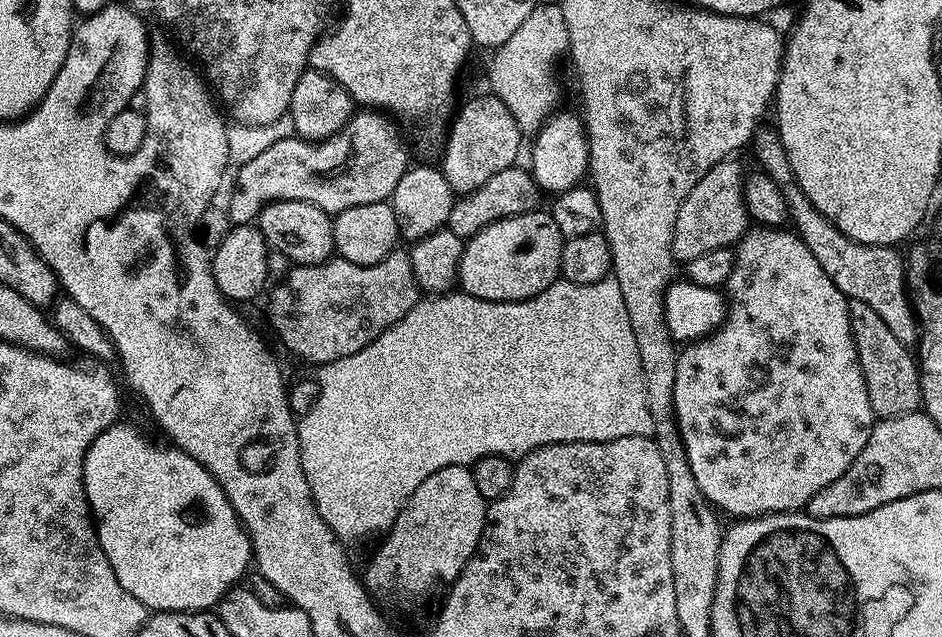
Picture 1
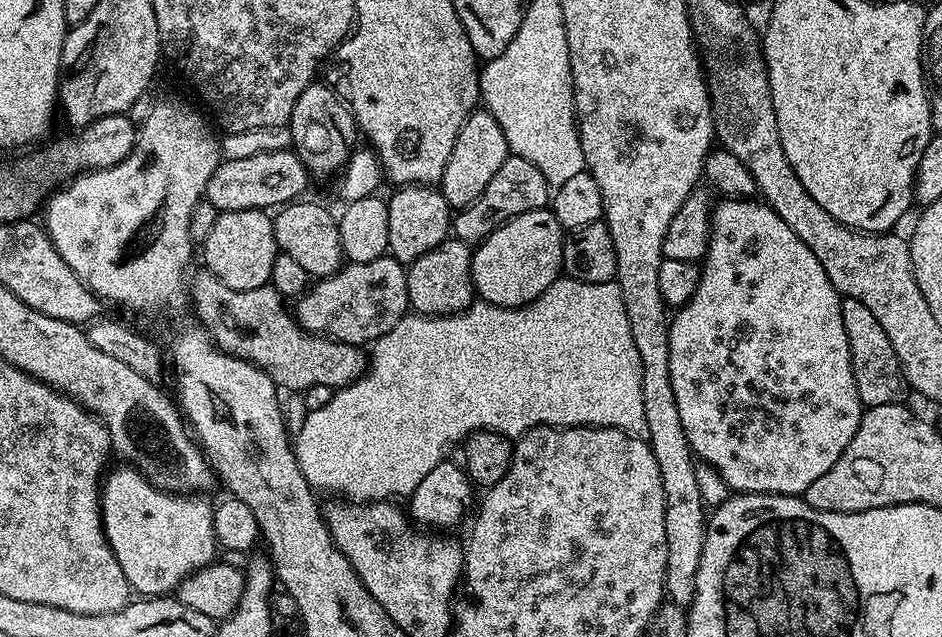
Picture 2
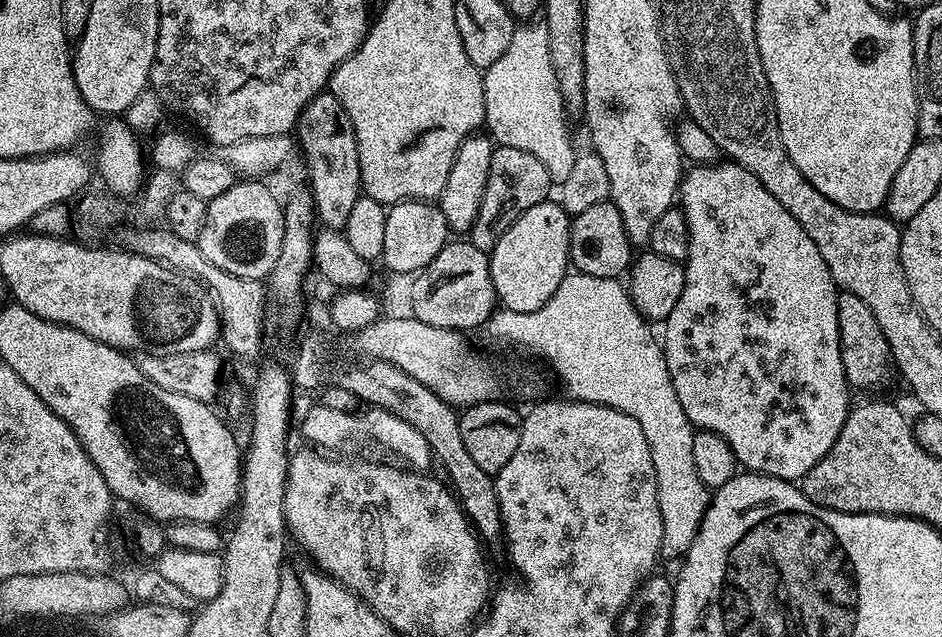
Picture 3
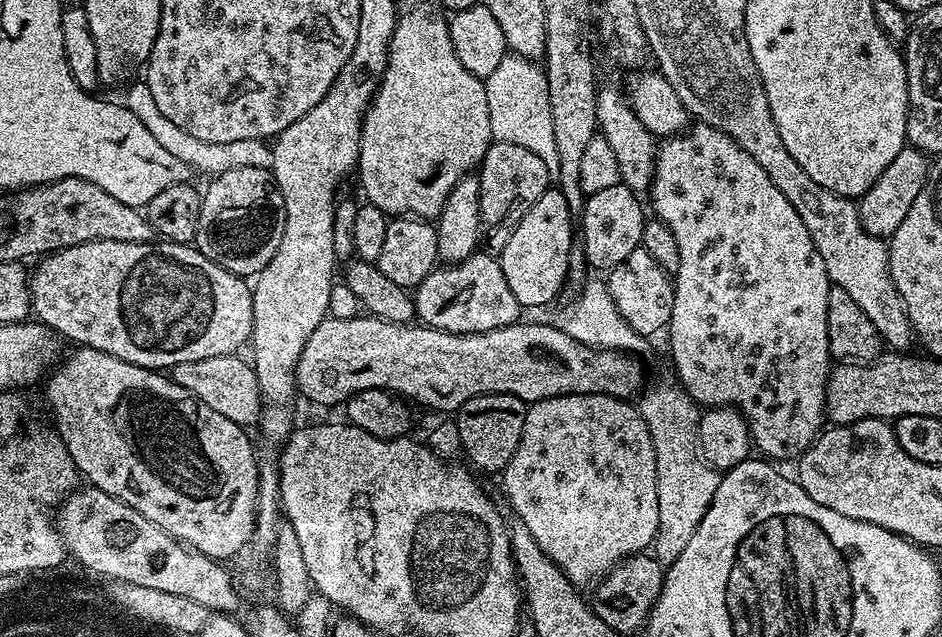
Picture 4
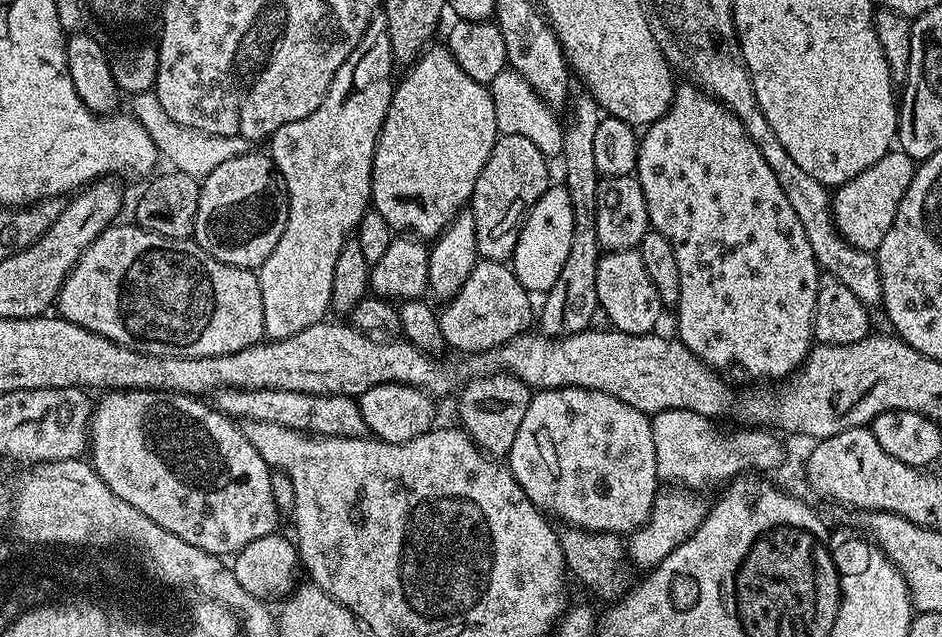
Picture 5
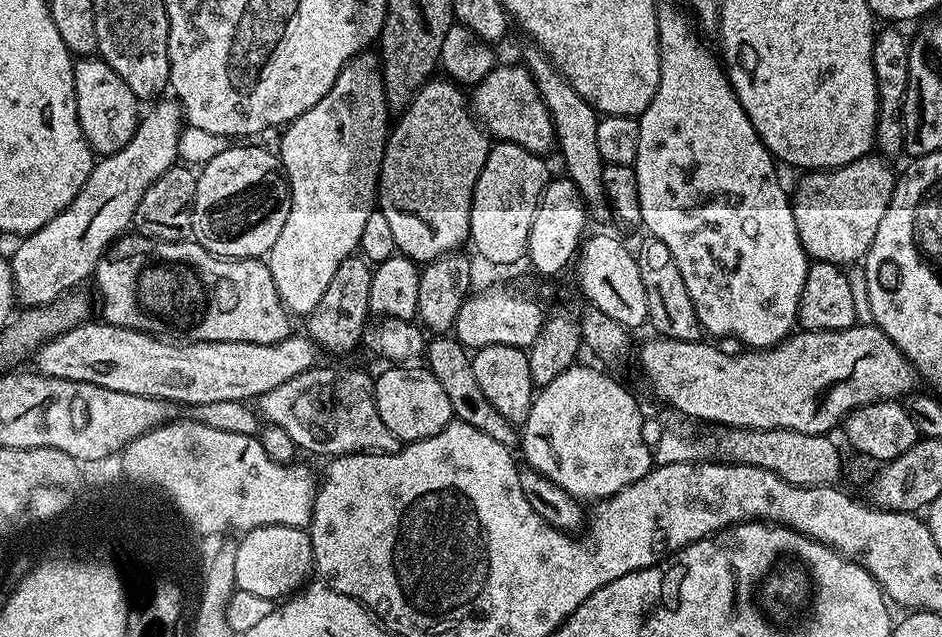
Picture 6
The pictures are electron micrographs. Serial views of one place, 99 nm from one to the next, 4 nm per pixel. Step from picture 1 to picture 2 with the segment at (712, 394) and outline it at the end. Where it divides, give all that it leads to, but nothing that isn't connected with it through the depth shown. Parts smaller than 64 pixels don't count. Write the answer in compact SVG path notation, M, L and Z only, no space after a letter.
M724 198L713 207L712 233L708 239L708 252L704 255L700 269L698 290L694 290L691 298L671 317L668 326L668 333L670 334L670 386L674 386L674 402L678 402L678 418L682 418L682 430L686 430L686 438L690 442L693 453L701 461L704 459L710 467L716 468L717 474L732 487L731 491L733 493L757 492L758 494L800 496L810 486L810 482L816 481L817 478L822 478L822 474L826 474L826 470L830 470L830 466L834 466L834 462L838 462L838 458L842 458L842 450L846 450L846 446L850 446L850 438L854 438L854 434L858 430L860 417L864 415L865 407L860 403L858 386L854 382L850 346L846 342L846 326L842 326L841 299L840 293L832 285L830 278L826 278L826 270L822 270L822 262L818 262L818 258L814 258L814 250L810 250L810 246L806 246L806 242L802 242L802 238L798 238L798 234L794 234L794 230L790 230L790 226L786 226L786 222L782 222L782 218L778 218L778 214L770 205L756 198L749 198L747 200Z

